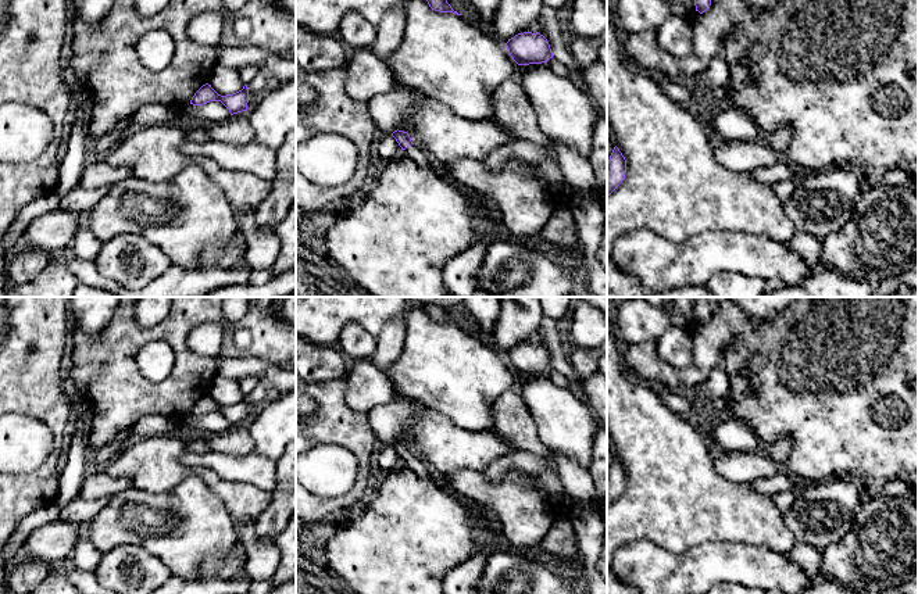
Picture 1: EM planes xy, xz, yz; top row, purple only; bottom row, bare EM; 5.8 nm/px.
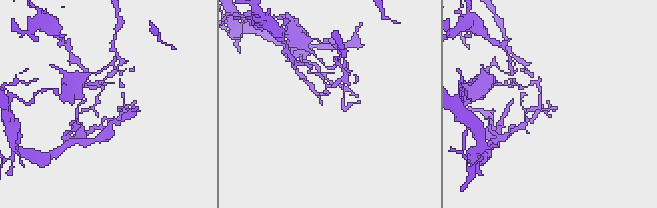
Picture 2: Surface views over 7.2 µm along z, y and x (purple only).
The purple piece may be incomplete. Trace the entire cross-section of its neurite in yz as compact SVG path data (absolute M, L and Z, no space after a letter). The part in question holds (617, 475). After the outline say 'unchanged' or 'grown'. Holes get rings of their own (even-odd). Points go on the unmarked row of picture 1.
M615 457L607 473L607 508L622 494L626 484L626 470Z; unchanged

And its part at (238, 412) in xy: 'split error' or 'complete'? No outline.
complete

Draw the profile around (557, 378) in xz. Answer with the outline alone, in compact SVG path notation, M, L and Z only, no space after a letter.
M550 369L546 375L560 389L569 389L571 383L572 383L572 380L569 377L567 377L564 373L561 373L556 369Z

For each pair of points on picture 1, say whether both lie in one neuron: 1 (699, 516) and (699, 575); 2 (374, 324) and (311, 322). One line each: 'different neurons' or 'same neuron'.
1: different neurons
2: same neuron

